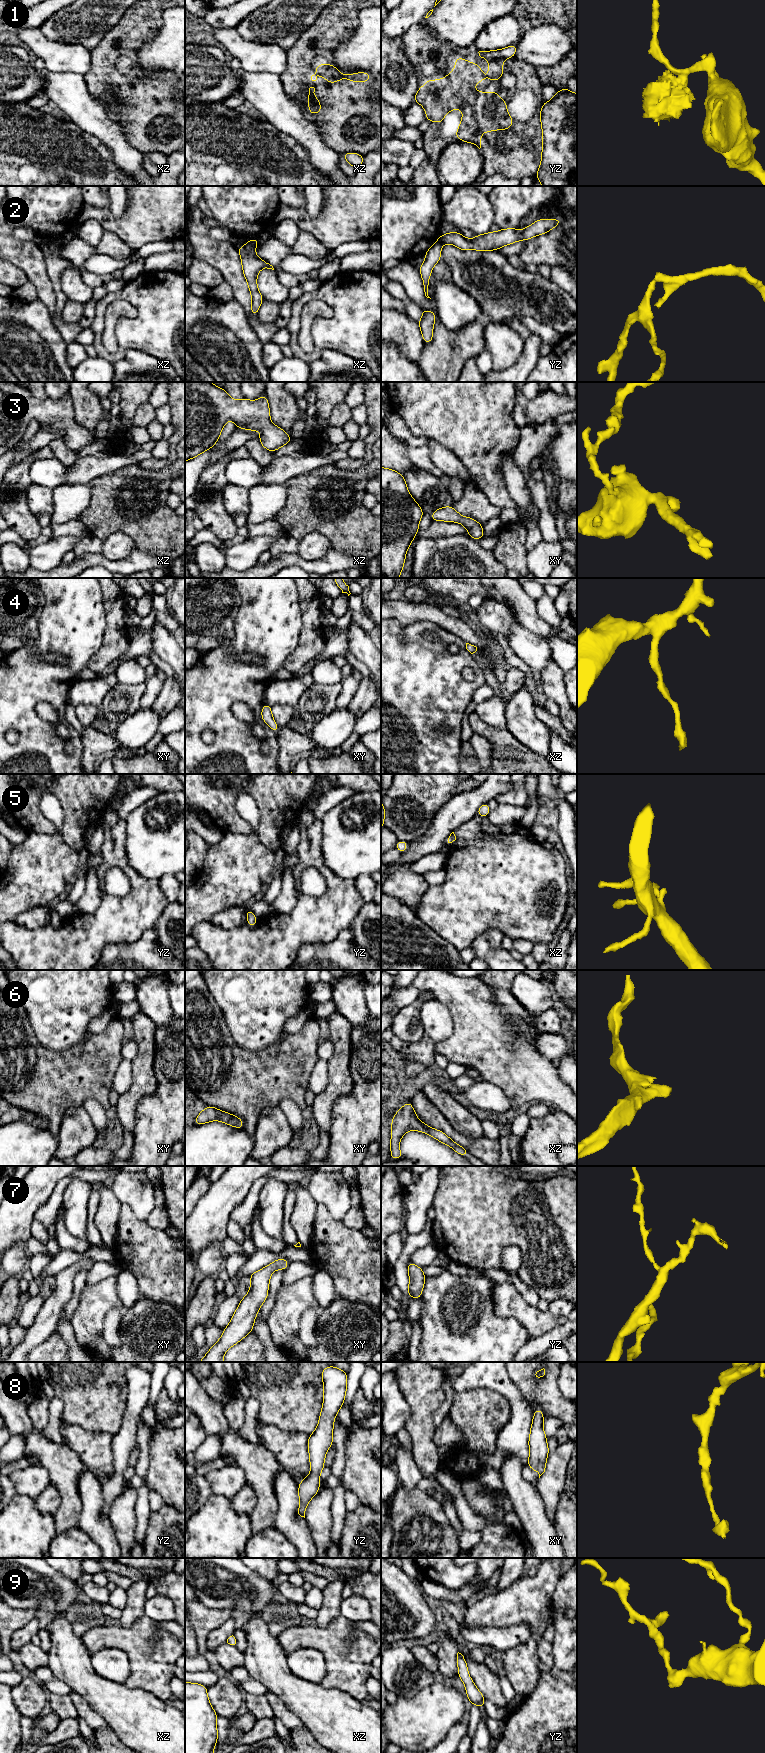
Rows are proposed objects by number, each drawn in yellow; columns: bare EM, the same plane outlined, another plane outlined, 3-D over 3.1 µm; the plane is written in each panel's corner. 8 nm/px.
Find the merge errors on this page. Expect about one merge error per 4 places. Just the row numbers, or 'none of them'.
1, 2

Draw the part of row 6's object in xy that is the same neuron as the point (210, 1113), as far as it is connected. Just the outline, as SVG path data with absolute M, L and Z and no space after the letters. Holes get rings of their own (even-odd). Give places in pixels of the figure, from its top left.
M208 1105L198 1114L194 1125L202 1125L215 1120L234 1126L237 1129L243 1129L244 1126L244 1121L237 1116Z

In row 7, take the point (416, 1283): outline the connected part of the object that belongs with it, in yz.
M411 1261L408 1262L407 1267L409 1274L408 1299L410 1297L421 1299L426 1279L423 1269Z

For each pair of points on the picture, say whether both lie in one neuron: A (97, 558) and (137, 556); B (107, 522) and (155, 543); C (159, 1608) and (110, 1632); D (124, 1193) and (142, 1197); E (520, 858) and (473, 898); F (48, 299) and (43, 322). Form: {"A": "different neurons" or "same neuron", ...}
{"A": "same neuron", "B": "same neuron", "C": "different neurons", "D": "same neuron", "E": "same neuron", "F": "different neurons"}

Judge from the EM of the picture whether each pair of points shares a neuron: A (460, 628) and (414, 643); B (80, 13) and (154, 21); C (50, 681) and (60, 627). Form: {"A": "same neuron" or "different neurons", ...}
{"A": "different neurons", "B": "different neurons", "C": "same neuron"}

